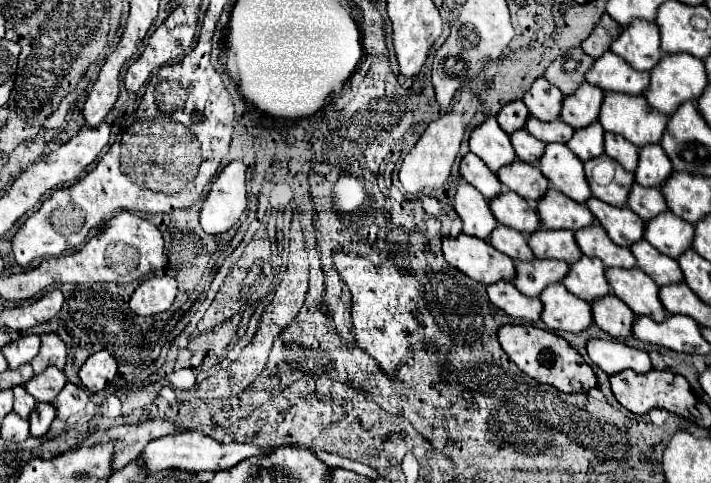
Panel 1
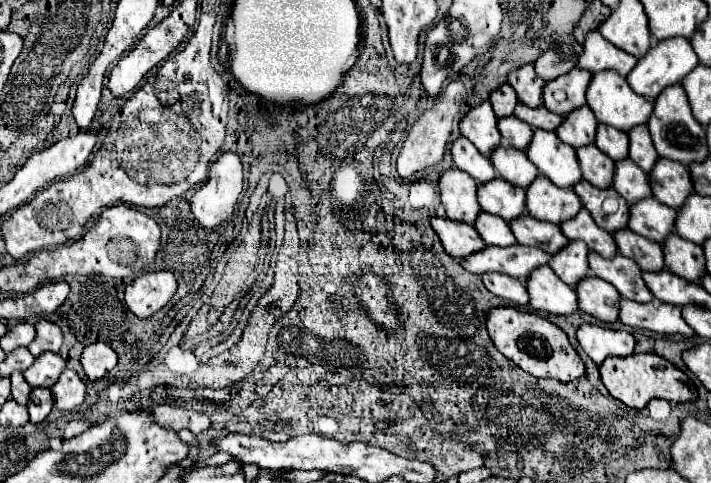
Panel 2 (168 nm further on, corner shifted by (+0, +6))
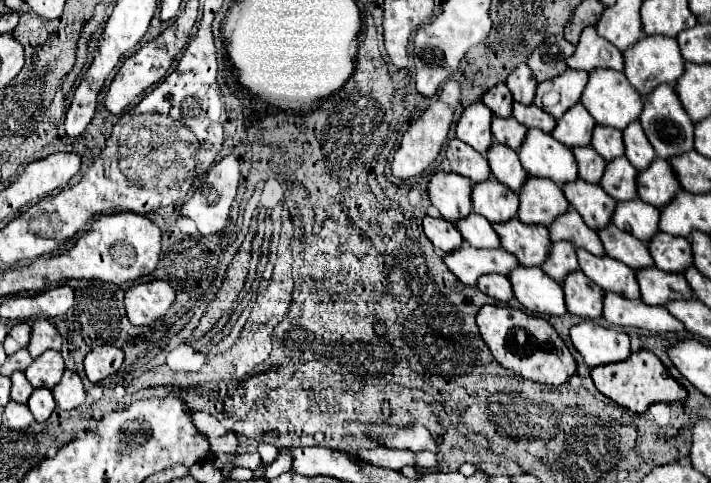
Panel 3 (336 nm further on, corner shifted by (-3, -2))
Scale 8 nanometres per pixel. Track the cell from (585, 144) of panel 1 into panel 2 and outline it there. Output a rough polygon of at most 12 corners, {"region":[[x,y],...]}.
{"region":[[589,106],[565,116],[557,136],[579,148],[595,142],[597,118]]}

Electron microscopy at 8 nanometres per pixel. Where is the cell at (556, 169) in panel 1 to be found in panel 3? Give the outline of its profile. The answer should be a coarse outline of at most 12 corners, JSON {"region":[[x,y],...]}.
{"region":[[528,130],[518,156],[530,176],[578,178],[572,148]]}

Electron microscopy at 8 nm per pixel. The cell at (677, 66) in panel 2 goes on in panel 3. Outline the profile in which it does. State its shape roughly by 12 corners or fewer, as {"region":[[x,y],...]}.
{"region":[[644,36],[624,56],[642,94],[674,84],[684,58],[674,38]]}

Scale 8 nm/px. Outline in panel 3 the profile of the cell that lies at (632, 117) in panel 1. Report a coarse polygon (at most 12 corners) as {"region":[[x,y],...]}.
{"region":[[590,70],[580,102],[596,124],[624,130],[642,96],[624,72]]}

